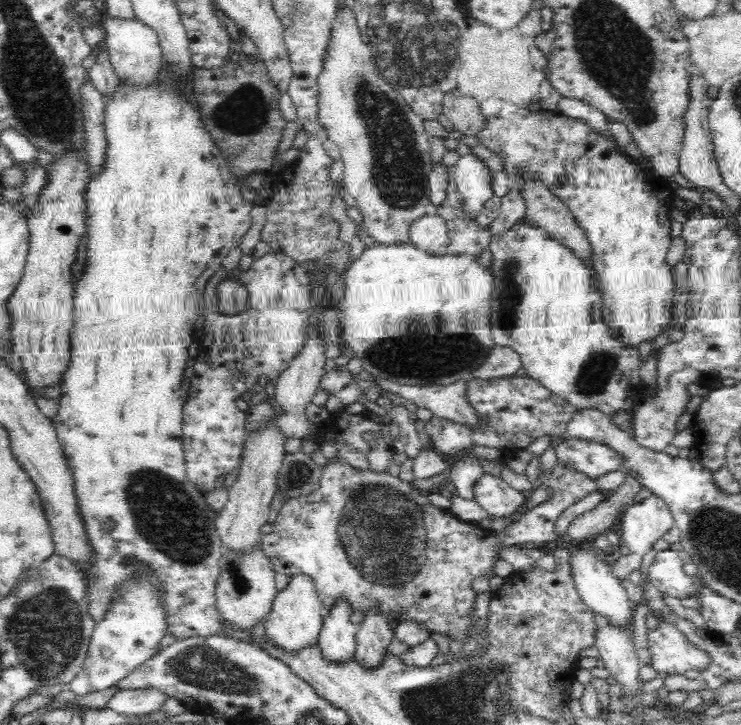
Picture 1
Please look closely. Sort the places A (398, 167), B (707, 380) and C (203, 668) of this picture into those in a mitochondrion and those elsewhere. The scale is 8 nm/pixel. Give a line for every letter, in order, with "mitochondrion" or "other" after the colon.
A: mitochondrion
B: other
C: mitochondrion

